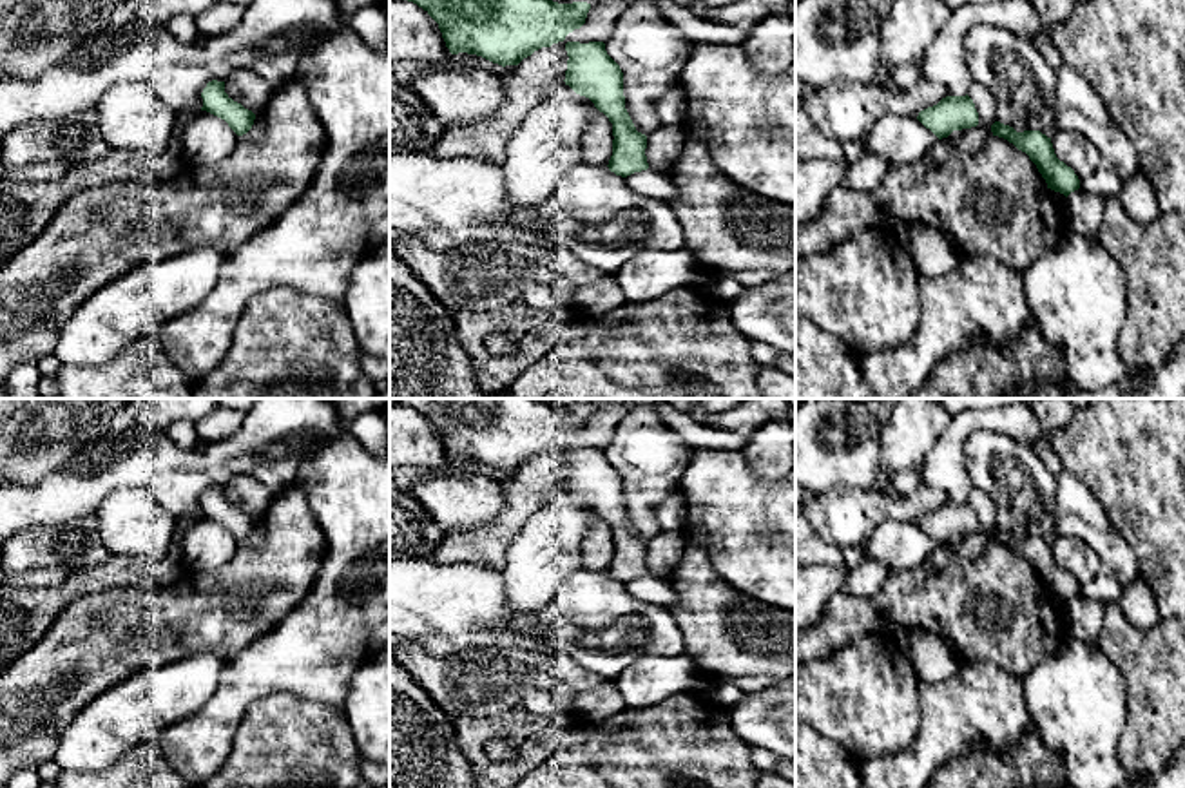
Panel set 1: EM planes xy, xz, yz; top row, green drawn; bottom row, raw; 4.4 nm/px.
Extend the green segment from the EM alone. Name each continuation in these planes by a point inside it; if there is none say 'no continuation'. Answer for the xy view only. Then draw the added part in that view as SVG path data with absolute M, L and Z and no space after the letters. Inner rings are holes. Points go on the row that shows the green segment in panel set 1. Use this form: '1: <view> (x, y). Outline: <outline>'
no continuation

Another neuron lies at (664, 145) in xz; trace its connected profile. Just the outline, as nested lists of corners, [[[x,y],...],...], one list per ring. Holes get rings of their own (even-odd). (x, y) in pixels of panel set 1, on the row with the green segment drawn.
[[[678,123],[661,125],[650,132],[645,149],[649,168],[669,174],[685,147],[685,139],[687,130]]]

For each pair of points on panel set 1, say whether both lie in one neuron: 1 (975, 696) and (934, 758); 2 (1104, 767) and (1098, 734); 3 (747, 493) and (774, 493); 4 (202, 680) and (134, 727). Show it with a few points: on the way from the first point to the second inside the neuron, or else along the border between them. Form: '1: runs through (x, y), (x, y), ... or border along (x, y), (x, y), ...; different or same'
1: runs through (968, 711), (937, 743); same
2: runs through (1104, 759), (1098, 741); same
3: runs through (754, 493), (767, 493); same
4: runs through (185, 685), (169, 692), (151, 711); same

